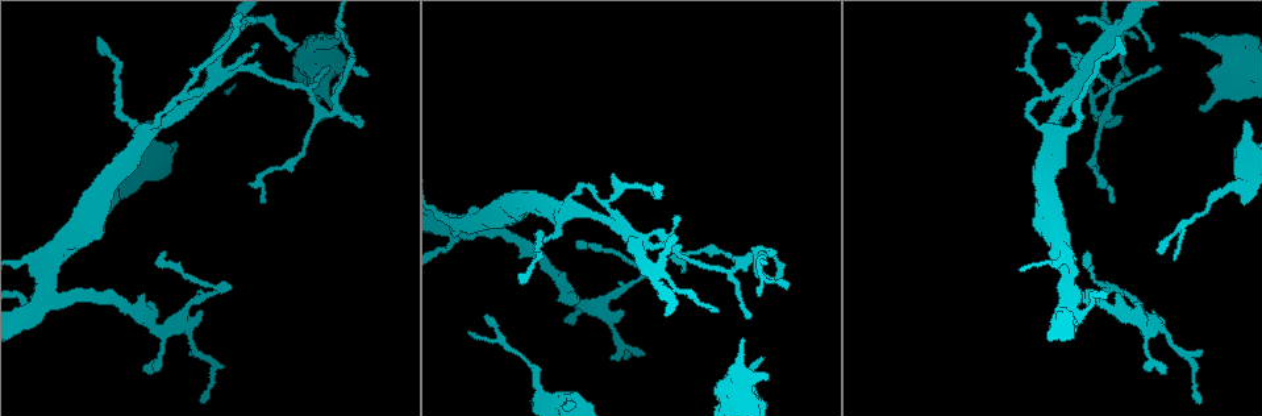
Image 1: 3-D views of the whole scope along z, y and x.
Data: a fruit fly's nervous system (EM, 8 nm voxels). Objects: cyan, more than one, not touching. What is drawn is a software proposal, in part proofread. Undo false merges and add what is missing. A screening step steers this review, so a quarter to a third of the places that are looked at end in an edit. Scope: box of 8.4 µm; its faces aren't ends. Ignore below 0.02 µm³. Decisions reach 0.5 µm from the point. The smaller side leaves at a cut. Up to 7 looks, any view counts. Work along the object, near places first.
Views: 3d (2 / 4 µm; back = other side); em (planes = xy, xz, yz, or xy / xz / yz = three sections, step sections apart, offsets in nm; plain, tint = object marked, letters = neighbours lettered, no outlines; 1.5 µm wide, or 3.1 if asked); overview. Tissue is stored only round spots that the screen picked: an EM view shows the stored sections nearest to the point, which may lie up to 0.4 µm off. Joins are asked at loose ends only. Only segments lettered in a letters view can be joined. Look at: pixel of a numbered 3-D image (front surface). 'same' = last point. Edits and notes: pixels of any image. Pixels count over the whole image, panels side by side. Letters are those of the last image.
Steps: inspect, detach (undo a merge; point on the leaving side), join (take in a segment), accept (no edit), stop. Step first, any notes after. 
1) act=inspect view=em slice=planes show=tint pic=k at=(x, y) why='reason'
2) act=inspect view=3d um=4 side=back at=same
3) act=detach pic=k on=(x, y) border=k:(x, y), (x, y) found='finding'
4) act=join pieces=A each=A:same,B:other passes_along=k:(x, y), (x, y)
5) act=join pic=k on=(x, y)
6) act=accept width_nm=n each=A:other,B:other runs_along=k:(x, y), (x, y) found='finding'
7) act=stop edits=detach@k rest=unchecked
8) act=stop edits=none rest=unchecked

act=inspect view=3d um=2 pic=1 at=(347, 37)

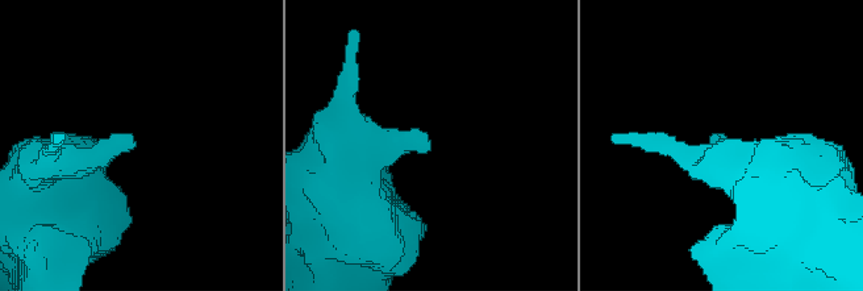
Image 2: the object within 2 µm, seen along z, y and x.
act=inspect view=em slice=planes show=letters pic=2 at=(135, 143)

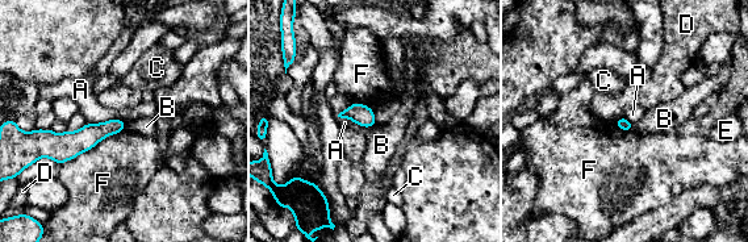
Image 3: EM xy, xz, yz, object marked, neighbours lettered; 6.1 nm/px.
act=accept each=A:other,B:other,C:other,D:other,E:other,F:other border=3:(338, 120), (376, 124) found='none of them fits'

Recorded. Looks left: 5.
act=inspect view=3d um=2 pic=1 at=(1121, 115) why='an open end'

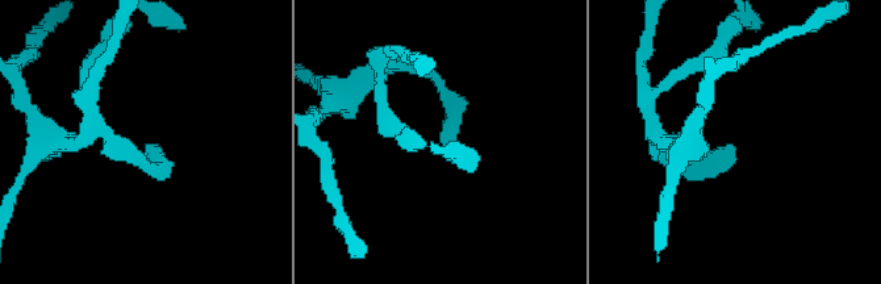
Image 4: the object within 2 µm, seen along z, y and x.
act=inspect view=em slice=planes show=letters pic=4 at=(440, 137) why='now the EM'

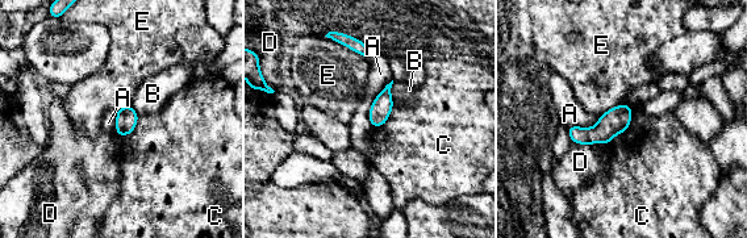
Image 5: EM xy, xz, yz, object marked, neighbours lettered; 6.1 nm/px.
act=accept width_nm=130 each=A:other,B:other,C:other,D:other,E:other border=5:(392, 79), (370, 108), (374, 128) found='none of them fits'

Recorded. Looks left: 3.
act=inspect view=em slice=xy step=4 show=letters pic=1 at=(1084, 256) why='an open end'

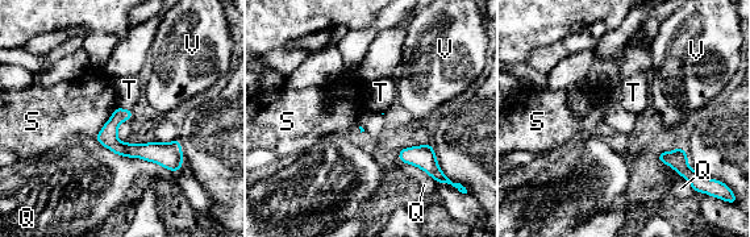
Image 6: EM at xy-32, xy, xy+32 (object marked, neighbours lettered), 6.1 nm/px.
act=accept each=Q:other,S:other,T:other,V:other found='none of them fits'

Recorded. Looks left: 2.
act=stop edits=none rest=unchecked

